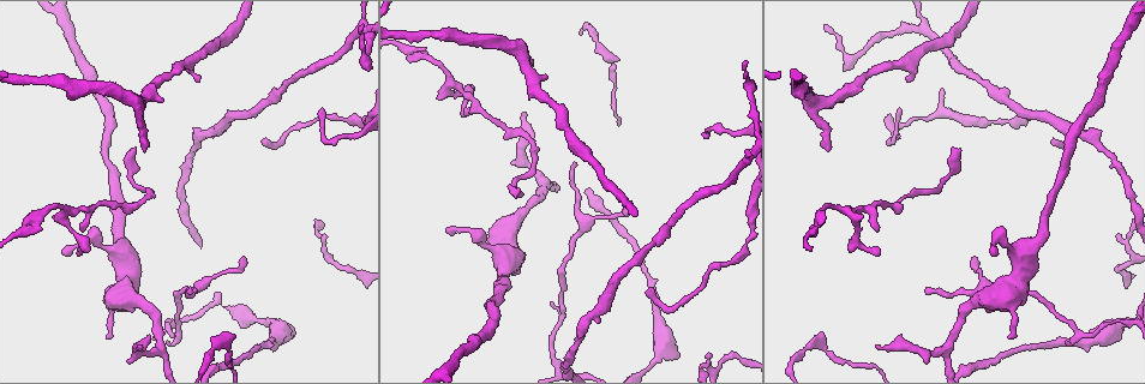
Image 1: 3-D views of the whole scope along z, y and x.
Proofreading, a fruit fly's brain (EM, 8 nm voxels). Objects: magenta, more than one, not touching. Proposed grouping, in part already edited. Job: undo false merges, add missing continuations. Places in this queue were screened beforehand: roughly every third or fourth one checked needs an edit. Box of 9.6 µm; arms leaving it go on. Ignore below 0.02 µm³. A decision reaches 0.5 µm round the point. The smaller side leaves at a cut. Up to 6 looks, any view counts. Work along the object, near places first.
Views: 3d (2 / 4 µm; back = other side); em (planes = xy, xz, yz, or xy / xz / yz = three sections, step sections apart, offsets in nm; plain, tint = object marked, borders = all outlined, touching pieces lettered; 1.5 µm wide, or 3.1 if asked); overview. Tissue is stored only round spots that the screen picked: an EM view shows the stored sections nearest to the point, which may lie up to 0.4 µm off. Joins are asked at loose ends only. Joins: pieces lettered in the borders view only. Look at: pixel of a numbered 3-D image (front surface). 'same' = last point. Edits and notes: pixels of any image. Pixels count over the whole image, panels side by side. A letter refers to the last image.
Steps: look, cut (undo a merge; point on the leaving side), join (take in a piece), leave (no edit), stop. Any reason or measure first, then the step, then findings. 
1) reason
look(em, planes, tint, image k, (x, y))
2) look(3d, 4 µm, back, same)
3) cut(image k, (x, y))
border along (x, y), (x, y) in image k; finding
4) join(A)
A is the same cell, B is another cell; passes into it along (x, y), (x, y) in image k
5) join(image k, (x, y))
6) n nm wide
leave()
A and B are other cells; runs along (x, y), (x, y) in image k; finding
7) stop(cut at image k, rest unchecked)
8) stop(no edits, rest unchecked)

calibre changes
look(3d, 2 µm, image 1, (826, 352))

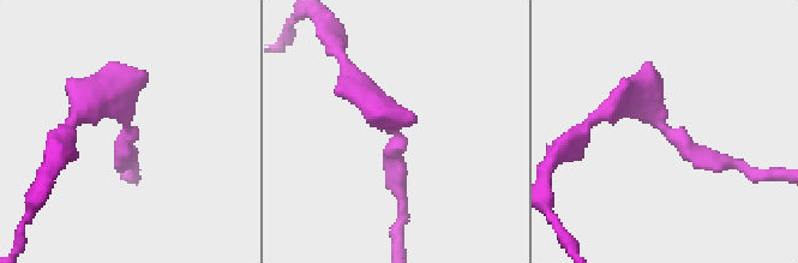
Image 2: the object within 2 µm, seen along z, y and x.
need the tissue
look(em, planes, tint, image 2, (394, 135))

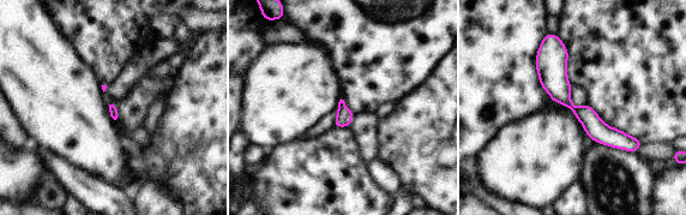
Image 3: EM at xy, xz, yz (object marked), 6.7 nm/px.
what lies round it
look(em, planes, borders, same)

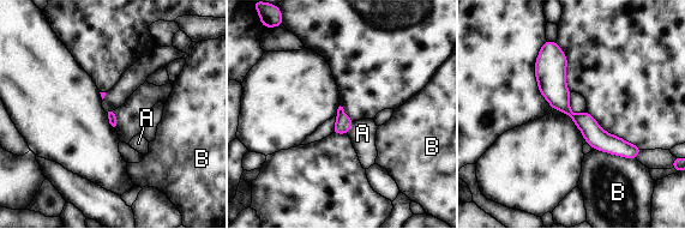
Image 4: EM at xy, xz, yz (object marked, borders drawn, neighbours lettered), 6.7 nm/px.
60 nm wide
leave()
A and B are other cells; border along (354, 121), (347, 133) in image 4; continuous, no second neuron

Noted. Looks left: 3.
branch stops here
look(3d, 4 µm, image 1, (141, 344))

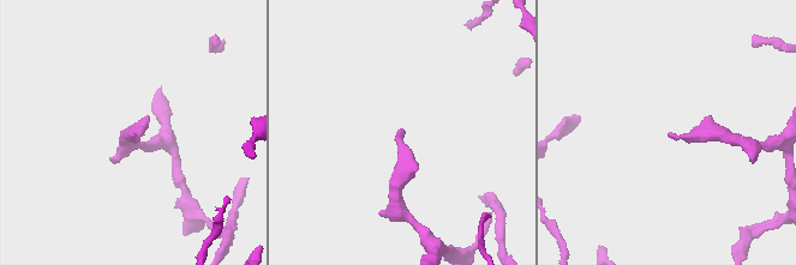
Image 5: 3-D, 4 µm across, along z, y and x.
look(em, planes, borders, image 5, (134, 134))

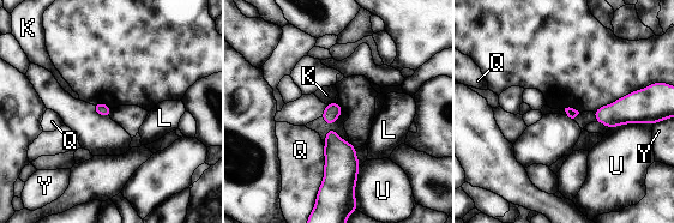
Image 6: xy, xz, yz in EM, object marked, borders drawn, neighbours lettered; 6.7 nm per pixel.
leave()
K, L, Q, U and Y are other cells; none of them fits

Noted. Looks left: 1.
stop(no edits, rest unchecked)

